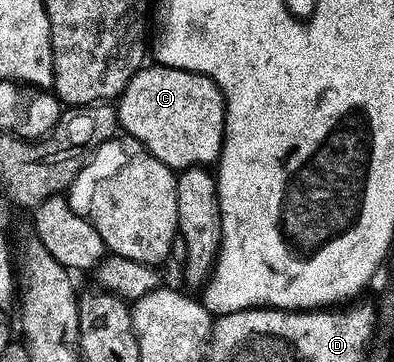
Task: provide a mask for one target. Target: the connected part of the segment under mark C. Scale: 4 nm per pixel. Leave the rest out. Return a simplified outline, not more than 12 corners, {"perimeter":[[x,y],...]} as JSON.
{"perimeter":[[145,66],[119,126],[181,173],[219,164],[224,94],[210,77]]}

